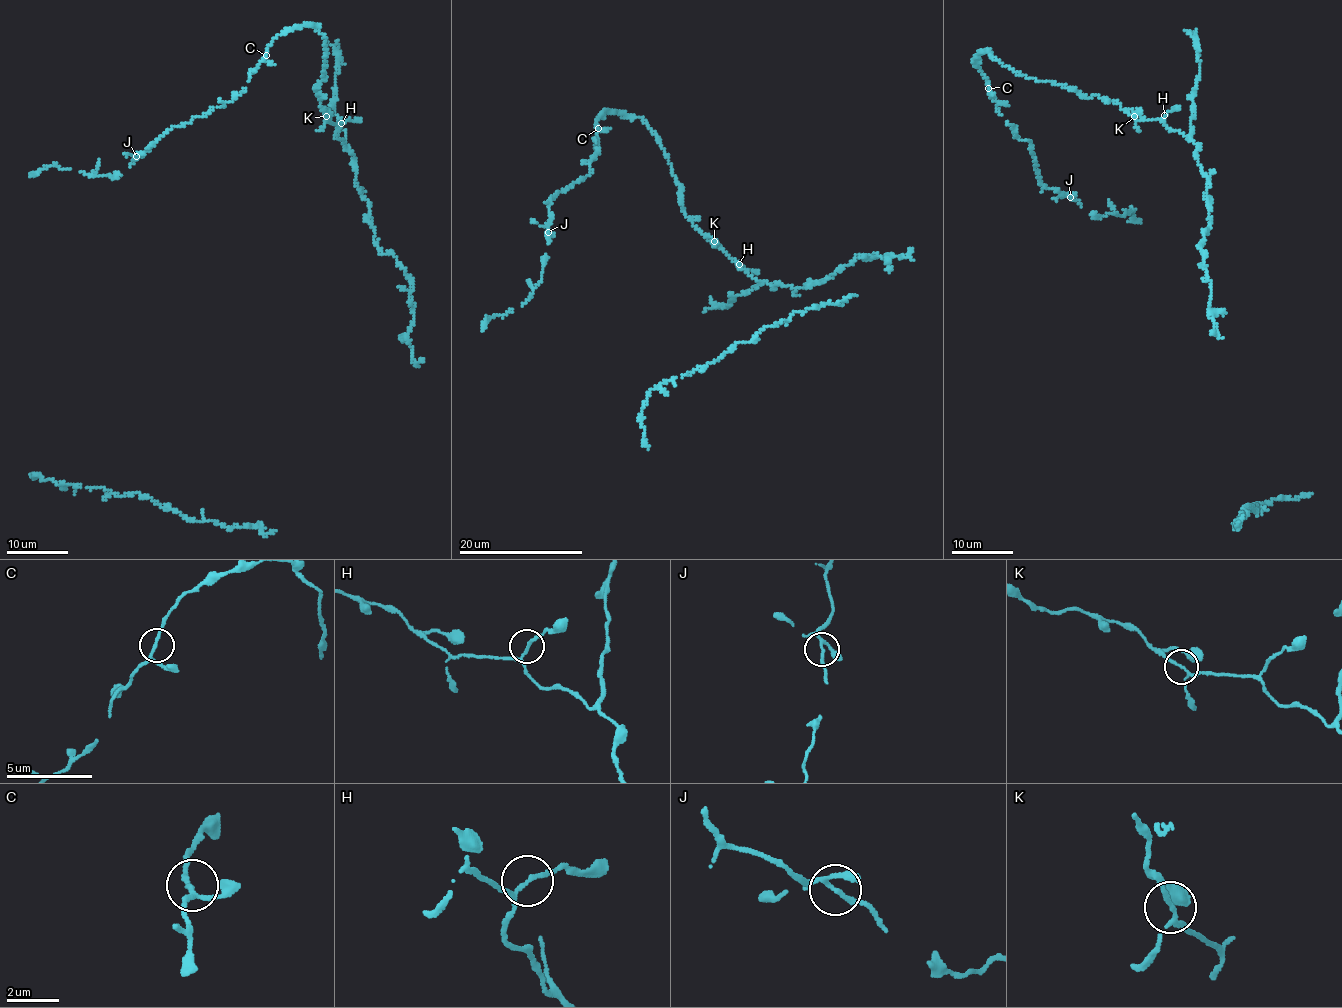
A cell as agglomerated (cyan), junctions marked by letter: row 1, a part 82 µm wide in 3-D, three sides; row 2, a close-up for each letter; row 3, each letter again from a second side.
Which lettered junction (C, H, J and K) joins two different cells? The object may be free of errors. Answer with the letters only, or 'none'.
none

